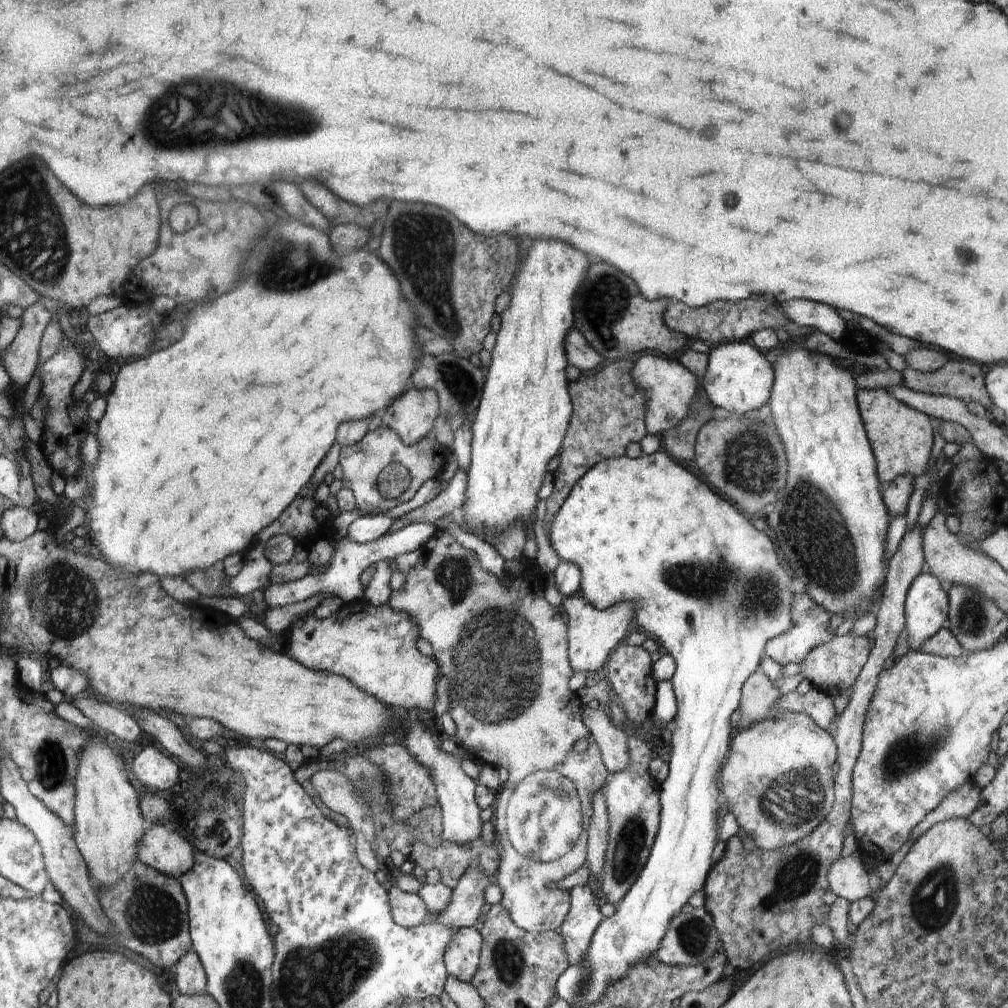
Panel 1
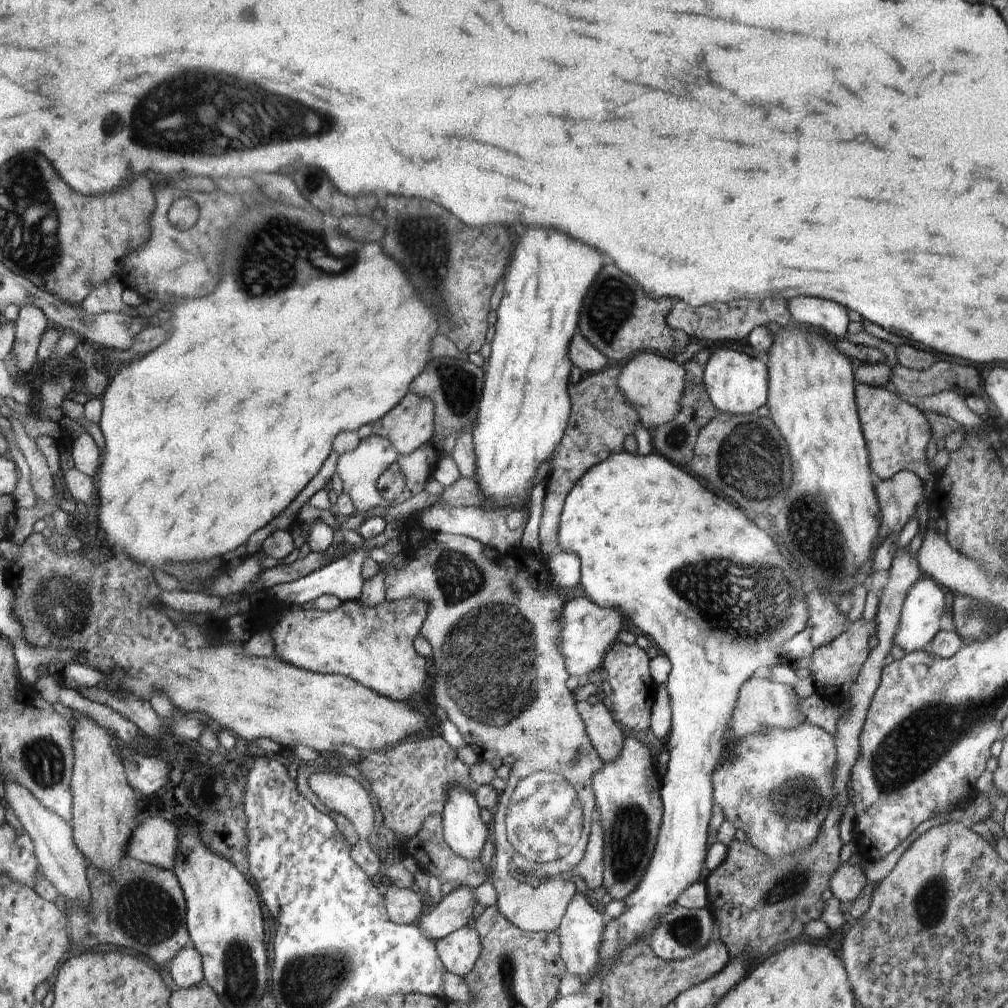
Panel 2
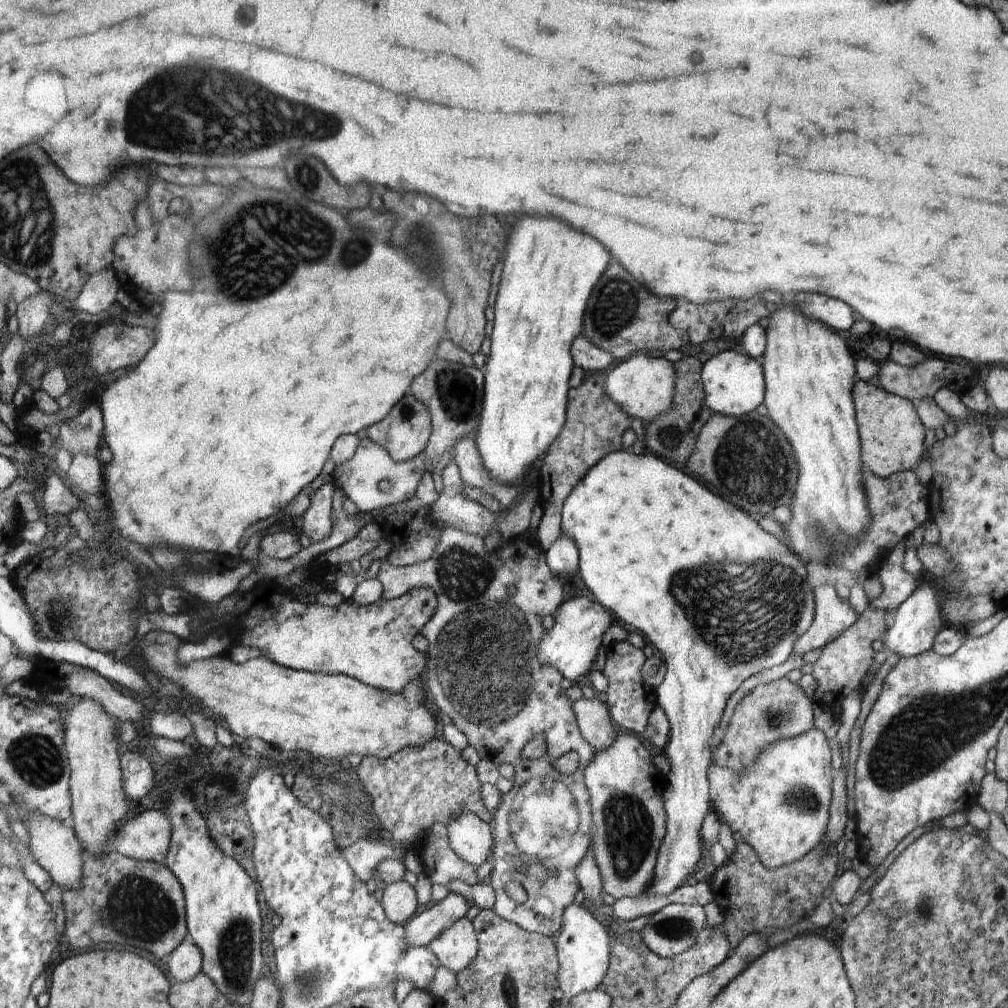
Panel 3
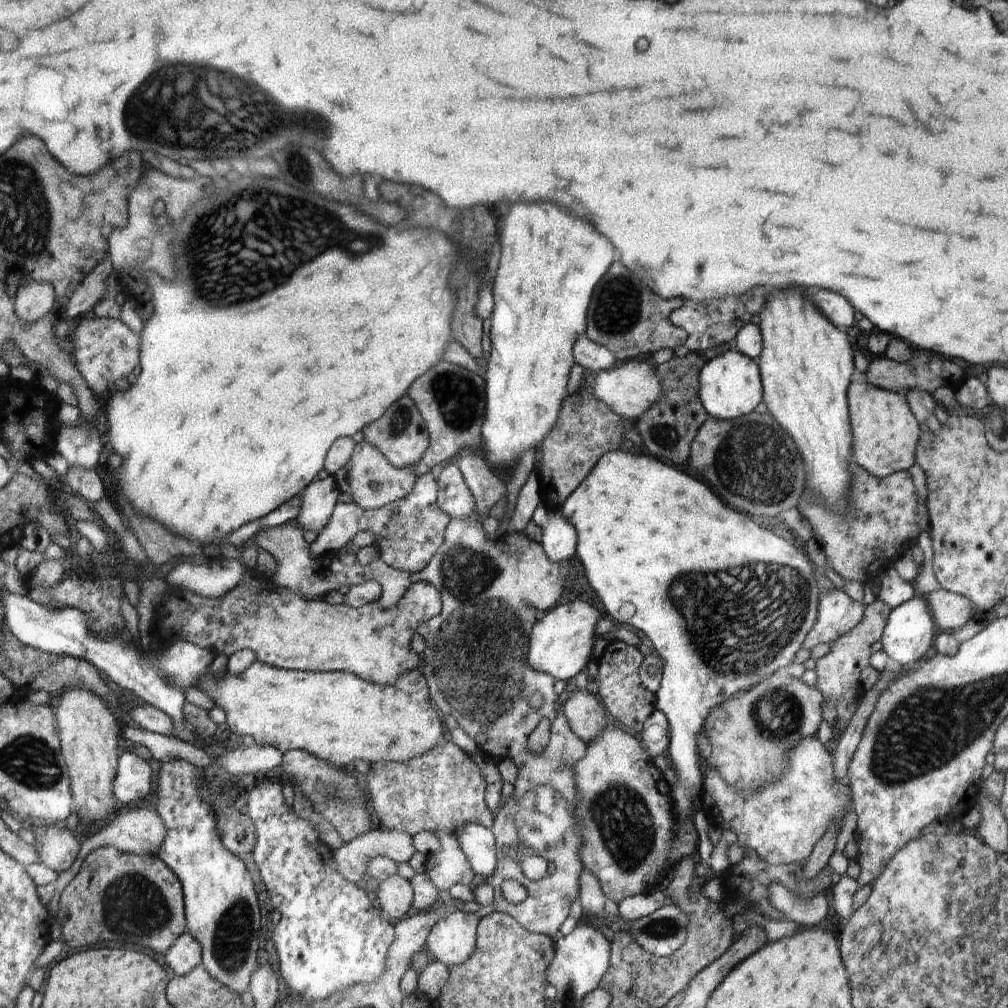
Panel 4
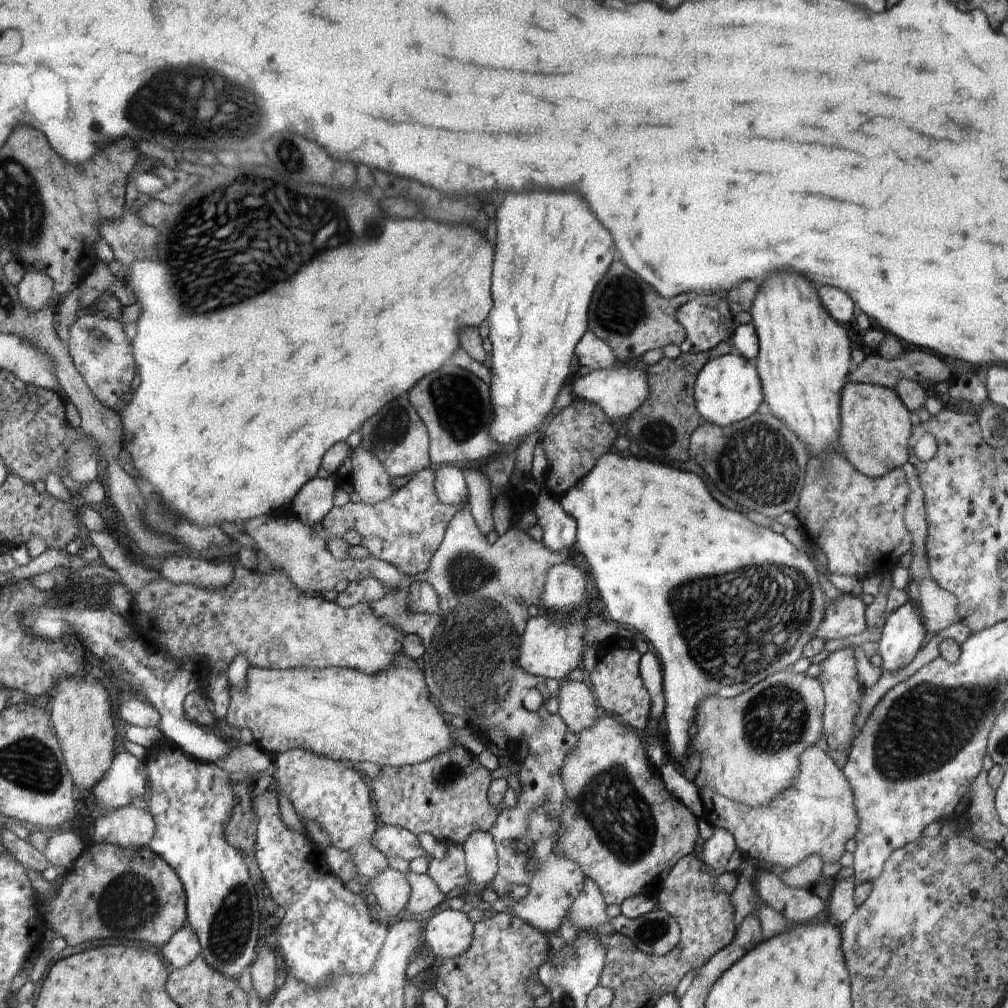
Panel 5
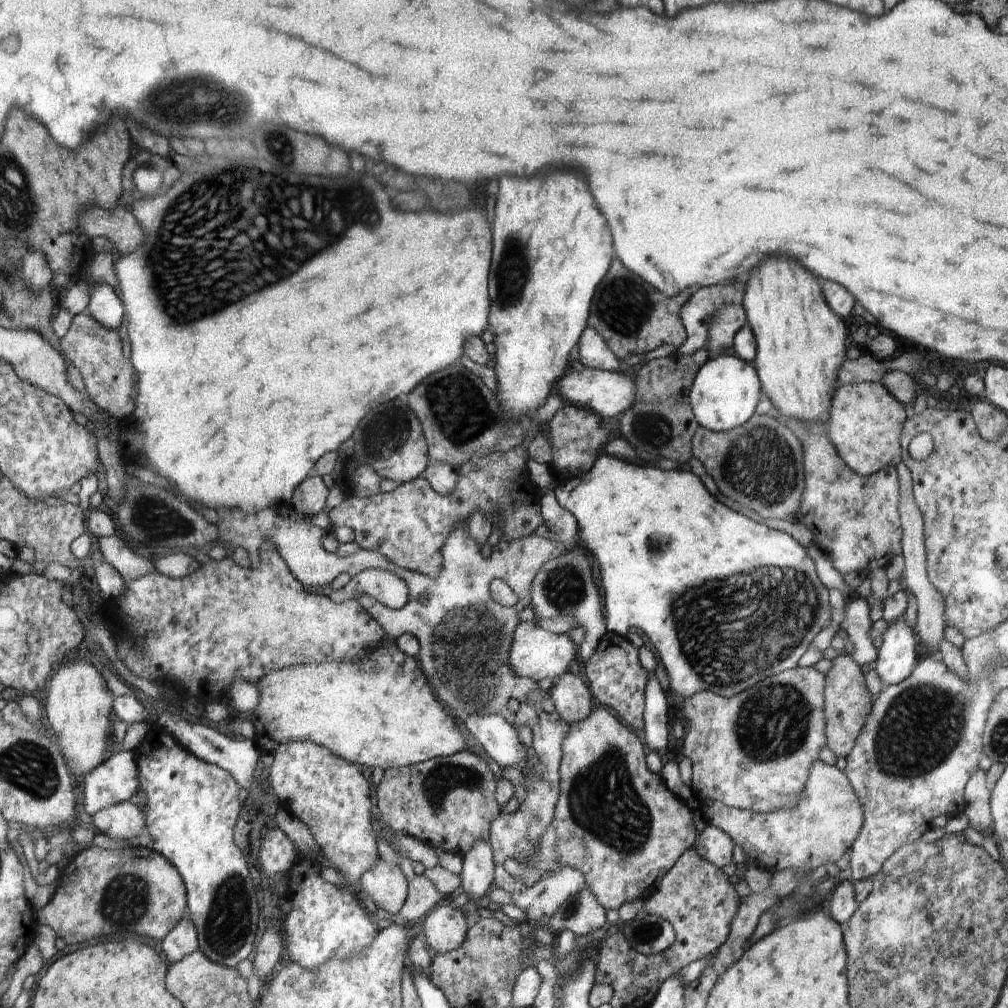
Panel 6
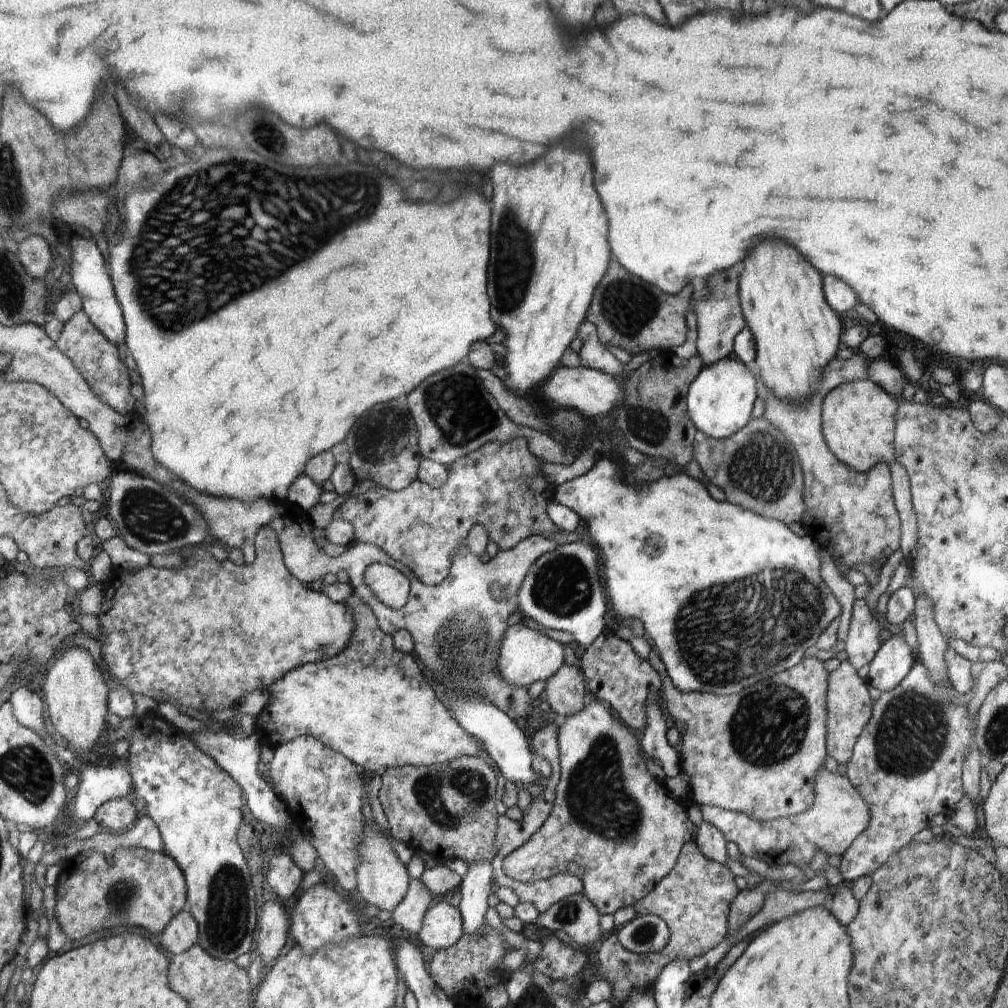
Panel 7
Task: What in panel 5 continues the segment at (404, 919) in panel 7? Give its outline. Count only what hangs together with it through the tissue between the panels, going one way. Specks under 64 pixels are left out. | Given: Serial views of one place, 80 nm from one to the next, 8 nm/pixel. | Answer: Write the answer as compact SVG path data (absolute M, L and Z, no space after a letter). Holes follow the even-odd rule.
M411 871L406 878L412 886L412 896L406 903L406 910L410 914L416 914L416 916L426 914L444 900L445 894L427 873L416 874Z

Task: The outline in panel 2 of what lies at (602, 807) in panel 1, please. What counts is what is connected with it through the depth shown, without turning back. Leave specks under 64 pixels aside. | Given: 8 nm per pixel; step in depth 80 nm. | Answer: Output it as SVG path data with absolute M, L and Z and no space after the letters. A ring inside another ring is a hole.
M597 816L590 825L589 841L584 856L579 860L579 863L573 870L574 876L577 874L582 876L588 888L591 889L596 889L603 884L604 829L602 828L601 820L598 818L600 816Z

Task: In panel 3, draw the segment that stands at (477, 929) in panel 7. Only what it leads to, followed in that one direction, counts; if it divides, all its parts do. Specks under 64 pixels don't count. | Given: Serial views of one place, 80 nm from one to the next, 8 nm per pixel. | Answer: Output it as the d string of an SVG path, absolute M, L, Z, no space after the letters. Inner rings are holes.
M464 809L461 813L457 814L447 826L449 845L453 847L453 851L467 862L477 868L482 866L490 856L492 858L492 844L493 844L493 827L489 823L485 823L478 815L471 810Z

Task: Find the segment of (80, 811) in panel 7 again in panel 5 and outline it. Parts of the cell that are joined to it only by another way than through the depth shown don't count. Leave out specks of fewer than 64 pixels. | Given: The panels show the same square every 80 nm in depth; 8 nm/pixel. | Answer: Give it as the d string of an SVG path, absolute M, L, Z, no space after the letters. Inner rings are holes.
M125 751L113 758L113 764L94 787L92 795L96 805L118 809L130 805L137 796L142 796L148 782L147 766L129 751Z

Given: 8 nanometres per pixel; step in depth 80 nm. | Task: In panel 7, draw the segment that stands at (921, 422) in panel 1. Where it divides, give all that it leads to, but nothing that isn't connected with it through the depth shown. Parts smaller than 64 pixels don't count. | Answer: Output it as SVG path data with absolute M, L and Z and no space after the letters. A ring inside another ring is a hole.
M868 378L839 384L824 397L821 407L821 429L828 448L840 462L859 473L869 471L878 463L896 461L893 442L898 407L891 394Z

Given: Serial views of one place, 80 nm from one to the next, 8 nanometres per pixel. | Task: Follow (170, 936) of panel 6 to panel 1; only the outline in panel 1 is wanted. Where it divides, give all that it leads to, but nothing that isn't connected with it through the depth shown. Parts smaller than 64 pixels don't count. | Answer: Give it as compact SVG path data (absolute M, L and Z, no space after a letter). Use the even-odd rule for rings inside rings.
M188 951L172 968L176 986L182 995L203 995L206 993L207 976L196 951Z

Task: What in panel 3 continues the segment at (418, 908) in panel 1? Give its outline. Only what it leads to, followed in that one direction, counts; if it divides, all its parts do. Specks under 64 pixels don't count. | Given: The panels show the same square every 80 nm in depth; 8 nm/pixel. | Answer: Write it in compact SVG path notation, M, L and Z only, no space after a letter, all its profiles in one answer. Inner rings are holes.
M398 881L387 884L385 889L380 891L382 906L385 906L386 914L399 925L405 925L416 914L418 902L412 886L406 881Z

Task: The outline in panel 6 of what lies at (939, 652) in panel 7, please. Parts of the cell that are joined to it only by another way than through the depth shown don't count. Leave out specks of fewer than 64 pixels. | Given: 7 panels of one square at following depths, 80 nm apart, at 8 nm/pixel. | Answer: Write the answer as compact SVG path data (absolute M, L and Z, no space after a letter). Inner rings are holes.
M903 462L898 463L895 467L896 467L896 472L898 473L899 491L900 491L900 498L901 498L901 501L899 502L899 517L901 520L901 527L903 530L903 537L902 537L903 552L902 552L902 556L904 556L904 560L905 560L905 569L904 569L902 575L904 576L904 582L905 582L906 588L908 590L910 590L912 593L914 593L914 596L916 596L916 600L917 600L917 619L916 619L916 626L915 626L914 630L916 630L916 634L921 638L921 641L927 645L928 650L932 650L933 652L937 652L937 654L935 654L935 655L939 656L939 654L938 654L939 644L940 644L940 641L942 639L944 639L943 632L944 632L944 628L947 626L947 620L945 617L945 600L944 600L944 597L942 596L942 594L940 594L940 591L933 585L933 582L930 582L930 579L928 578L928 575L927 575L927 554L926 554L926 549L925 549L925 538L924 538L924 529L923 529L924 528L924 521L923 521L923 516L922 516L921 510L919 509L918 503L916 502L916 499L915 499L915 494L913 491L913 478L912 478L910 469Z

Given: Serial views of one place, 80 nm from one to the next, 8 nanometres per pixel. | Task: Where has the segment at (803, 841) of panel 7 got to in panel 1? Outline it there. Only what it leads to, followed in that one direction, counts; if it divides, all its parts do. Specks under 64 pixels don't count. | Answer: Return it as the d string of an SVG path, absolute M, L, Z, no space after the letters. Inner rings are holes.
M784 713L781 717L758 721L749 728L736 731L729 758L722 769L722 794L728 800L729 812L736 816L739 826L754 840L757 848L773 851L793 845L826 818L835 801L834 764L837 756L833 737L804 713Z

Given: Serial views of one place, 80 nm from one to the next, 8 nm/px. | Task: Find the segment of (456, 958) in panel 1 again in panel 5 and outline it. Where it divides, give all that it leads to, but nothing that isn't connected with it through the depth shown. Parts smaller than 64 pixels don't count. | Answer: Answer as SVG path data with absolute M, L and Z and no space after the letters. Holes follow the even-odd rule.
M453 909L436 912L426 922L427 951L432 960L453 959L464 954L473 942L476 923L463 911Z

